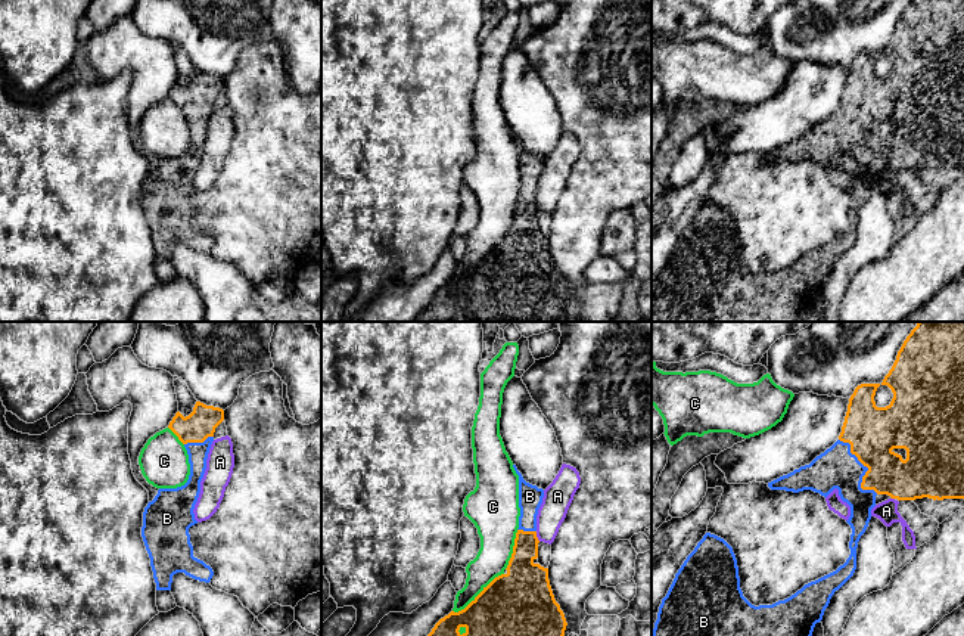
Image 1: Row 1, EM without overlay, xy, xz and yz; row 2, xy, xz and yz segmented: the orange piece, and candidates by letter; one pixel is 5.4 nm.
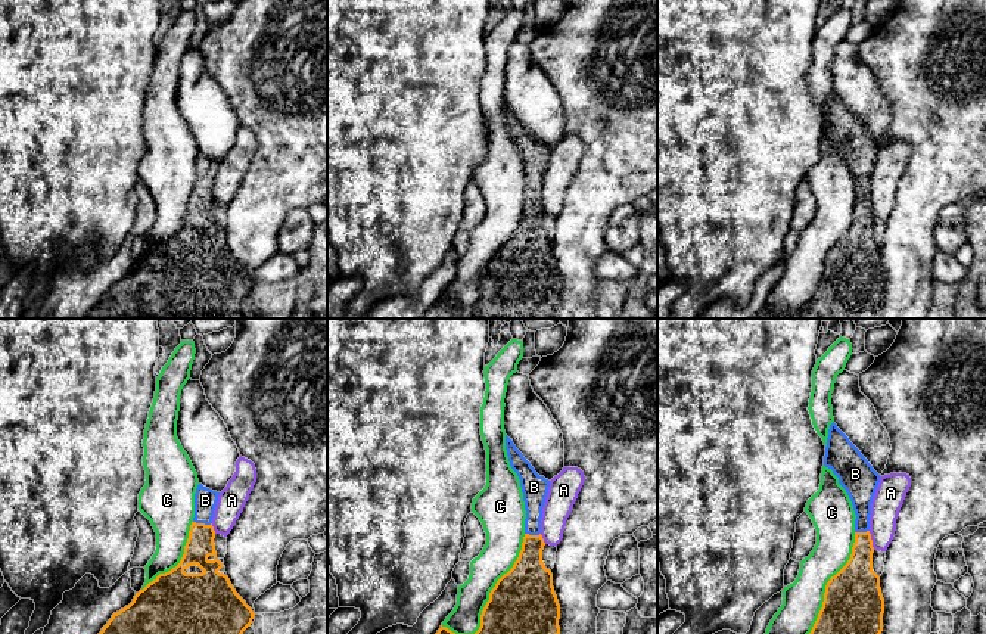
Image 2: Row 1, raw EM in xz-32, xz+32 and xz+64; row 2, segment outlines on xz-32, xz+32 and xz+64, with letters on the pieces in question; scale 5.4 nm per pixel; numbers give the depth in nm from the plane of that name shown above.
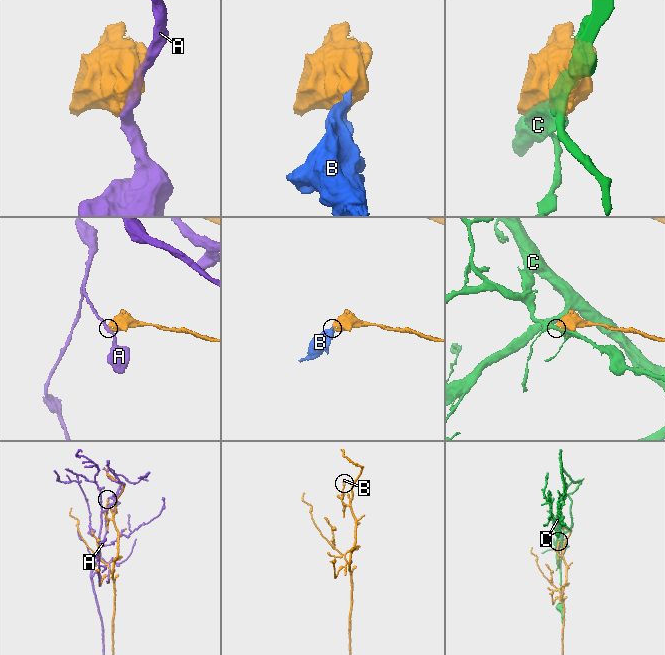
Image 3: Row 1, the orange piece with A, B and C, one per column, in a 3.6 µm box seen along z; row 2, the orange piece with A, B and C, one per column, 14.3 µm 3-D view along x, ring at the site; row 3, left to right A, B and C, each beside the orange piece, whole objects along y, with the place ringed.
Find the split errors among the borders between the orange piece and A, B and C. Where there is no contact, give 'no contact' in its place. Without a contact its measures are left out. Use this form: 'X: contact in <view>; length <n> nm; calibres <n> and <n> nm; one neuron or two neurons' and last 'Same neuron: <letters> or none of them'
A: contact in xz; length 60 nm; calibres 220 and 160 nm; two neurons
B: contact in yz; length 360 nm; calibres 280 and 220 nm; one neuron
C: contact in xz; length 360 nm; calibres 500 and 180 nm; two neurons
Same neuron: B

